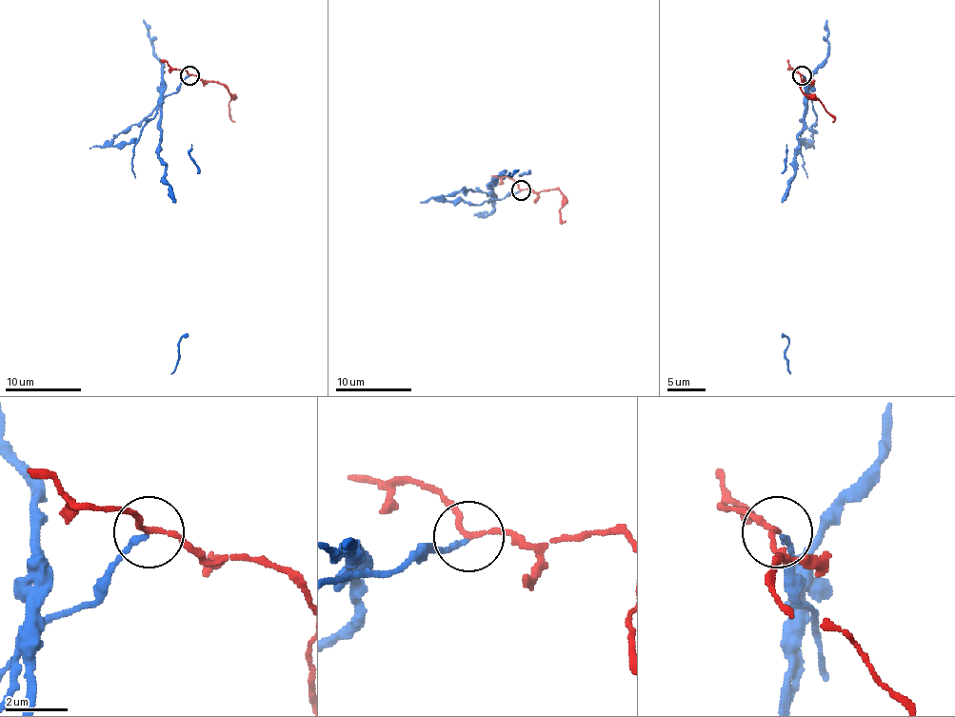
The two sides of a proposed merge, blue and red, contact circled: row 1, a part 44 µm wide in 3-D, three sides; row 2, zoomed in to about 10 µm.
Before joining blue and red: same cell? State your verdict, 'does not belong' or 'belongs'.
does not belong

